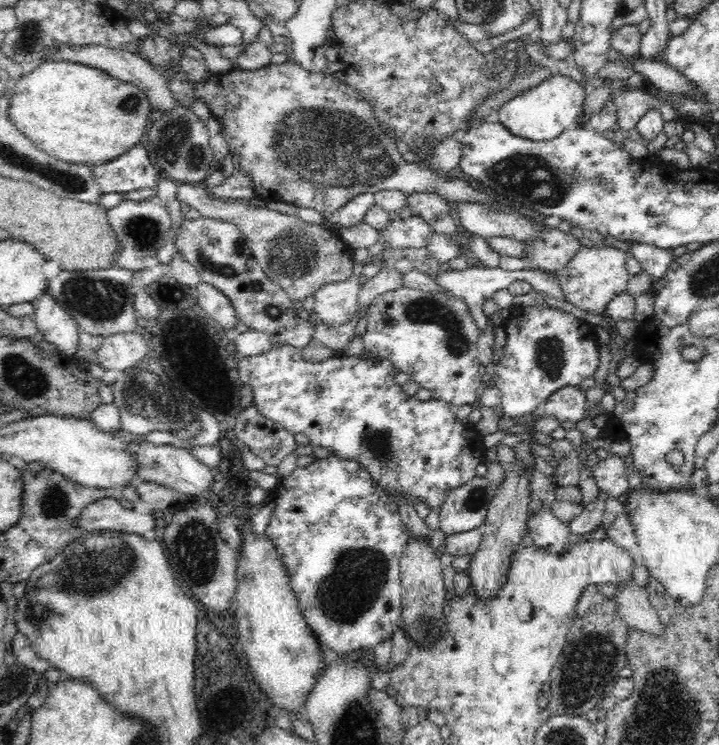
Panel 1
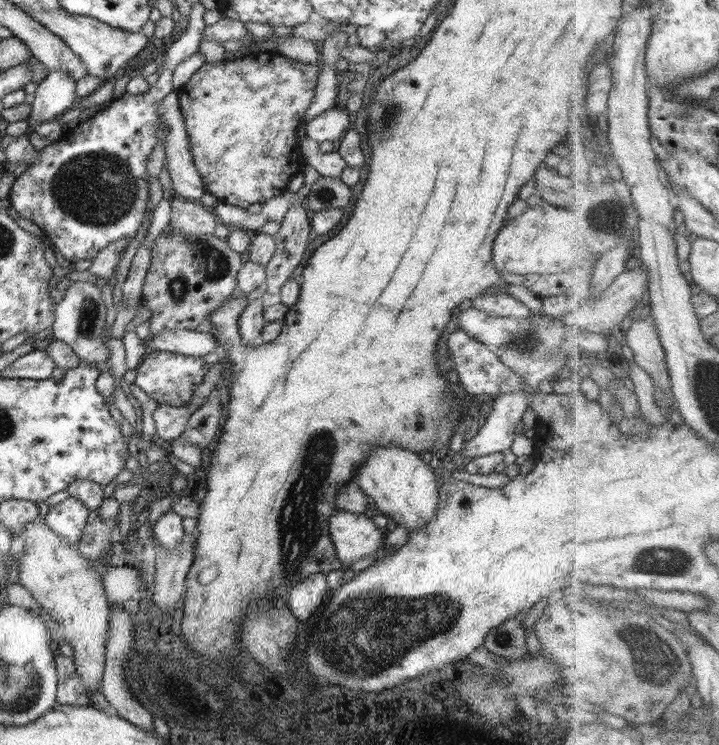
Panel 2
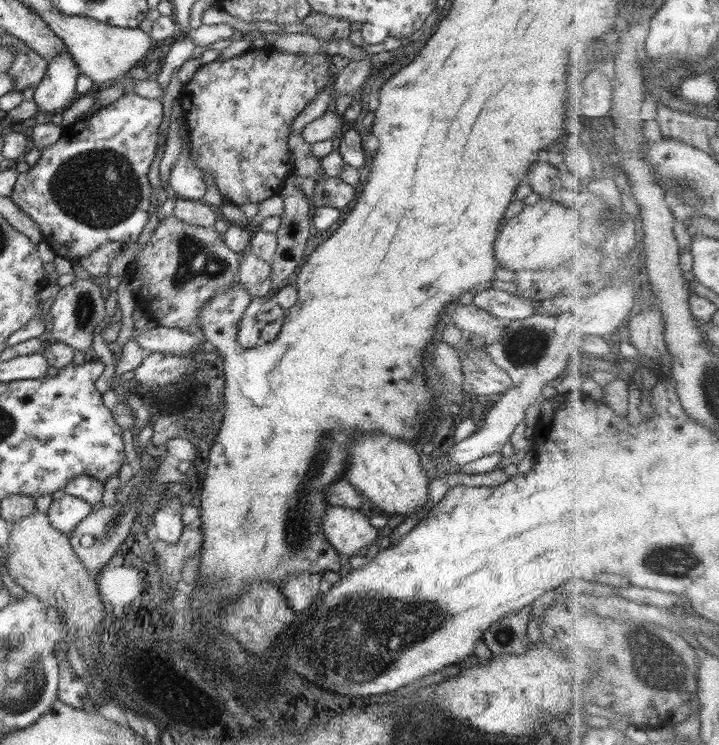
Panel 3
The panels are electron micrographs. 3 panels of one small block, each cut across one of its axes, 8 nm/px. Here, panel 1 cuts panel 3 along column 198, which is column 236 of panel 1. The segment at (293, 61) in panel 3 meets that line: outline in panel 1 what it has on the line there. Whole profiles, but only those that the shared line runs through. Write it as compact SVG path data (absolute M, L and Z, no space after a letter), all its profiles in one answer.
M290 60L282 64L270 63L267 67L262 67L256 70L236 69L232 68L227 73L211 74L202 82L192 85L188 81L188 73L184 69L173 68L172 72L168 72L167 80L168 88L172 91L180 106L191 108L192 104L196 102L194 98L200 98L201 101L210 109L211 116L220 122L226 143L228 143L230 155L232 155L232 164L238 171L244 171L249 174L252 180L252 189L254 189L254 196L266 202L274 200L274 202L292 204L294 206L301 206L306 210L314 209L318 211L324 218L330 218L334 212L337 212L342 206L350 203L352 198L364 194L376 194L382 190L398 190L404 192L407 196L410 194L418 194L418 192L436 192L443 200L448 203L476 203L488 204L489 206L497 206L500 208L502 202L494 200L493 196L488 196L484 192L480 192L470 186L466 180L459 180L458 178L450 177L448 174L442 173L438 168L428 168L418 163L408 163L397 150L395 145L395 138L393 134L387 130L377 119L374 114L374 109L370 105L370 101L362 99L362 95L356 91L356 88L350 87L348 83L338 81L332 74L325 72L310 72L302 68Z

